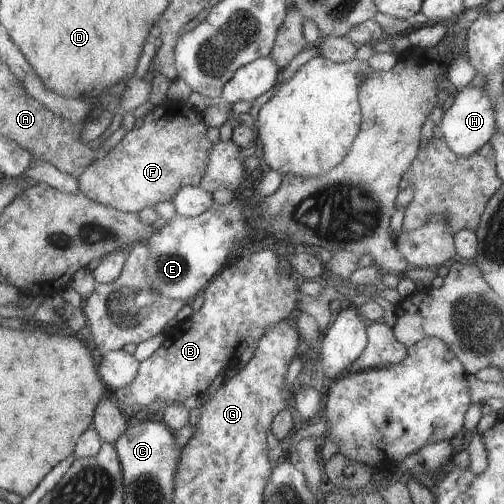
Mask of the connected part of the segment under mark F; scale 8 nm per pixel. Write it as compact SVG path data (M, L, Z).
M166 103L156 106L149 113L144 115L144 123L142 124L142 126L140 126L140 128L134 127L132 130L127 132L126 136L124 136L124 138L120 142L118 142L116 146L113 146L103 157L96 159L93 164L83 170L84 172L78 178L79 189L90 200L96 201L97 203L115 209L119 209L120 211L125 213L138 213L140 212L140 210L146 207L152 208L156 206L158 202L166 202L166 200L172 201L182 188L188 185L198 187L203 180L203 176L206 174L206 172L208 172L209 157L211 156L213 148L212 142L210 142L210 140L208 140L208 136L206 136L206 130L208 130L208 128L206 128L206 125L206 122L202 122L202 120L198 120L198 118L190 120L190 118L188 118L188 116L184 116L184 114L170 113L170 109L168 108L168 105Z

